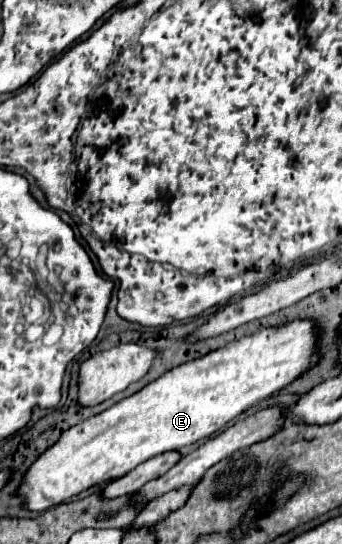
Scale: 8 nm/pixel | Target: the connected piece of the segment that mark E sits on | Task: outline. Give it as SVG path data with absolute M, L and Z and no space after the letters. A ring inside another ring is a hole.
M294 320L294 324L284 324L282 328L262 328L256 334L244 336L240 340L232 340L226 346L212 350L202 358L184 362L164 372L160 378L146 384L140 392L68 428L58 438L58 442L52 444L46 452L42 452L36 458L36 462L24 472L22 482L16 490L16 496L24 502L28 510L44 512L92 486L102 486L108 480L122 478L126 472L150 460L152 456L158 456L168 450L180 450L202 438L212 436L216 430L226 426L230 420L238 418L248 408L256 406L260 400L288 386L302 372L306 372L314 362L318 362L314 332L310 332L310 324L302 324L302 320Z

